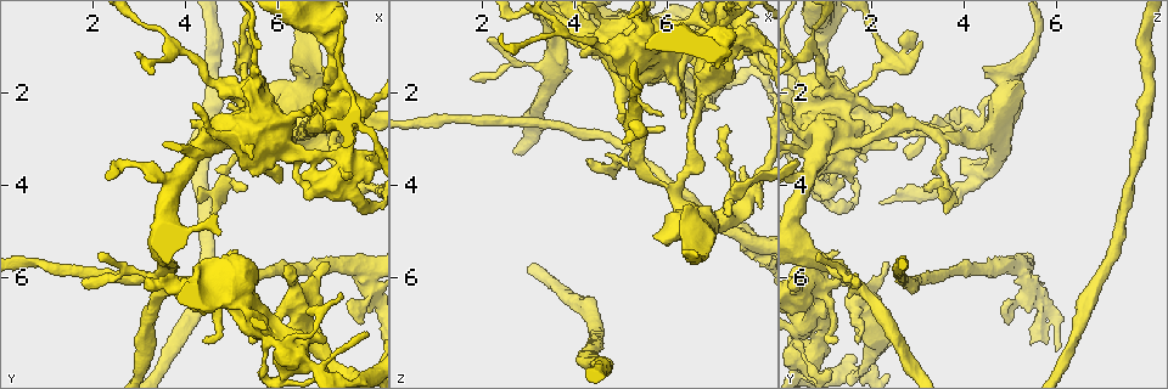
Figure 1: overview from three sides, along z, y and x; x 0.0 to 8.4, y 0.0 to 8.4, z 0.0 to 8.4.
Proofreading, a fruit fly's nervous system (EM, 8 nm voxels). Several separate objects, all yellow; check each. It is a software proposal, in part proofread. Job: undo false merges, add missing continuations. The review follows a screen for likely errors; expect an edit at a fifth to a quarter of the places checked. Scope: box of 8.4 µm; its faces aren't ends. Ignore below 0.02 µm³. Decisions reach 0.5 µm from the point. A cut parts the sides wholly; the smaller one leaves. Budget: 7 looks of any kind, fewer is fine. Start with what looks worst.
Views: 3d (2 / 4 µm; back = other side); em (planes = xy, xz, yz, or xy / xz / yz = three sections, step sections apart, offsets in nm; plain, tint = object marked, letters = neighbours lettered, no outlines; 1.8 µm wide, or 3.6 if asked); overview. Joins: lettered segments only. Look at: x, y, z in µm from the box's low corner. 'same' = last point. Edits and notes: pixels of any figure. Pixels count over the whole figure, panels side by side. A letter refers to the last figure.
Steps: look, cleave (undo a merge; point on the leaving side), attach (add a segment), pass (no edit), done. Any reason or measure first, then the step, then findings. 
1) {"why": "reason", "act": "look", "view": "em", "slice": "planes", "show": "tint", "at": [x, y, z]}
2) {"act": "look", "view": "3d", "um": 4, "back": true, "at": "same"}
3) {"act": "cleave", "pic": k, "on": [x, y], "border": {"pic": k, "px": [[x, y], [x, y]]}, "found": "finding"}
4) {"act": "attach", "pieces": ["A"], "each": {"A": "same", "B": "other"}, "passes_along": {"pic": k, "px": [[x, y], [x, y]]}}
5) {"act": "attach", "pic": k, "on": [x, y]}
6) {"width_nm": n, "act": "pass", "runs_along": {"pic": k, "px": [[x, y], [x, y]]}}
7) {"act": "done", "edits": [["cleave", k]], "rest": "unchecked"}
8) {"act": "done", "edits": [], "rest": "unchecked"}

{"why": "sharp bend", "act": "look", "view": "3d", "um": 4, "at": [5.30, 1.95, 1.80]}

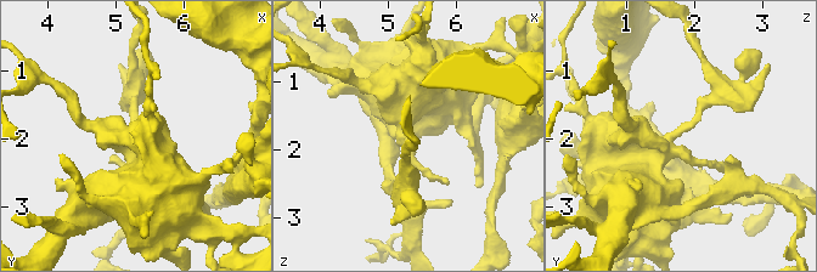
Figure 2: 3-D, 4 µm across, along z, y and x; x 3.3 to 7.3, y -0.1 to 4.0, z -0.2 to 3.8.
{"act": "look", "view": "em", "um": 3.6, "slice": "yz", "step": 4, "show": "letters", "at": [5.30, 1.90, 1.75]}

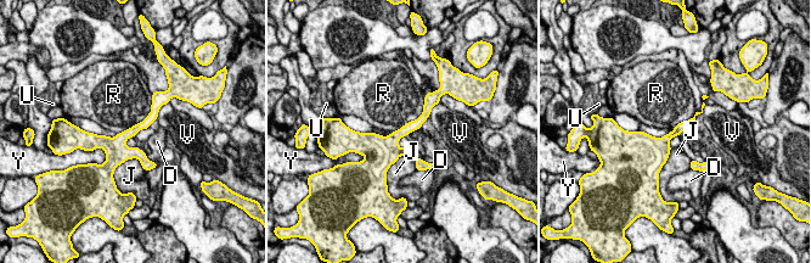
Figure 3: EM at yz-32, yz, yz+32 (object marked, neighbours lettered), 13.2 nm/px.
{"why": "cut it another way", "act": "look", "view": "em", "um": 3.6, "slice": "planes", "show": "letters", "at": "same"}

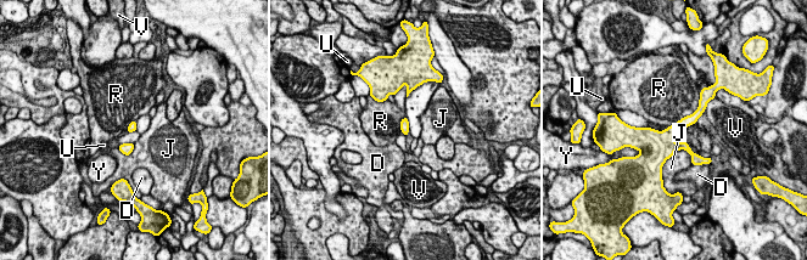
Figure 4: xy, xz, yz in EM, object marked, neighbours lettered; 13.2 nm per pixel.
{"act": "pass", "each": {"D": "other", "J": "other", "R": "other", "U": "other", "V": "other", "Y": "other"}, "border": {"pic": 4, "px": [[700, 92], [698, 107], [667, 128]]}, "found": "one cell here"}

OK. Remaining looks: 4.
{"why": "arms run side by side", "act": "look", "view": "em", "um": 3.6, "slice": "planes", "show": "letters", "at": [5.25, 6.25, 0.95]}

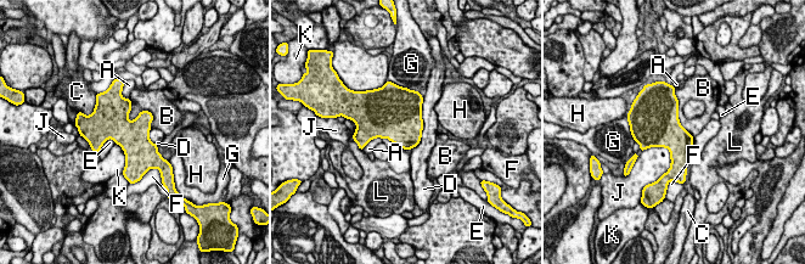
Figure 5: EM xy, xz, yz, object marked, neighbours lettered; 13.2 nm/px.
{"act": "pass", "each": {"A": "other", "B": "other", "C": "other", "D": "other", "E": "other", "F": "other", "G": "other", "H": "other", "J": "other", "K": "other", "L": "other"}, "border": {"pic": 5, "px": [[129, 96], [152, 127]]}, "found": "all the same cell"}

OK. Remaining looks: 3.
{"why": "an open end", "act": "look", "view": "em", "slice": "planes", "show": "letters", "at": [4.55, 4.60, 3.55]}

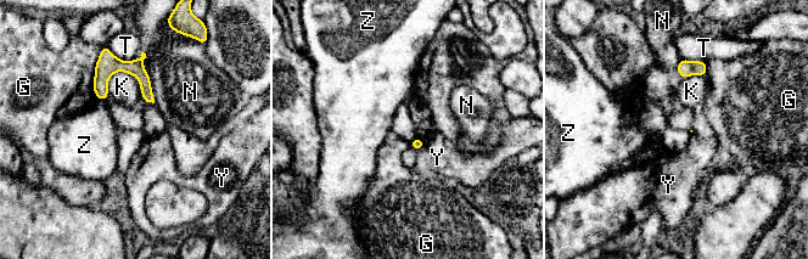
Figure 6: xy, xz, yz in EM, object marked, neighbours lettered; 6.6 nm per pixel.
{"act": "pass", "each": {"G": "other", "K": "other", "N": "other", "T": "other", "Y": "other", "Z": "other"}, "runs_along": {"pic": 6, "px": [[97, 71], [132, 67], [150, 99]]}, "found": "none of them fits"}

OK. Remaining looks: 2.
{"act": "done", "edits": [], "rest": "unchecked"}

